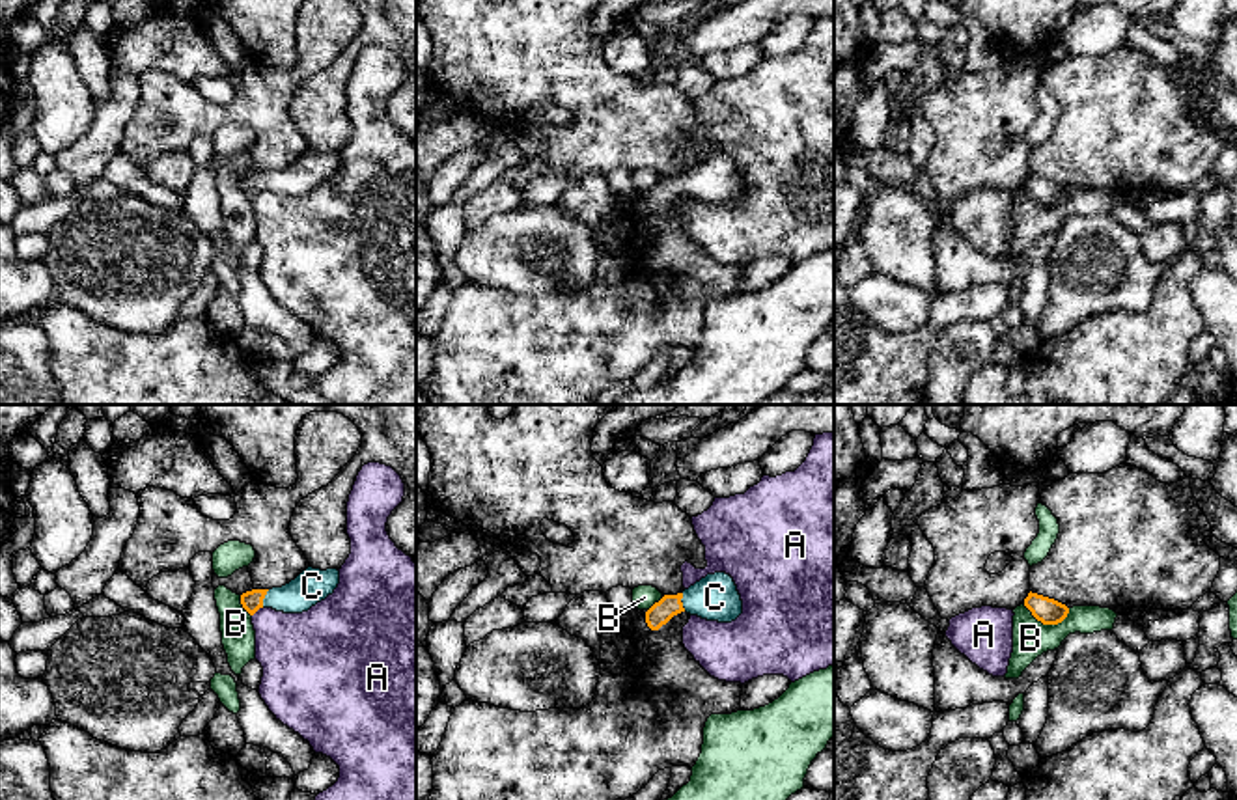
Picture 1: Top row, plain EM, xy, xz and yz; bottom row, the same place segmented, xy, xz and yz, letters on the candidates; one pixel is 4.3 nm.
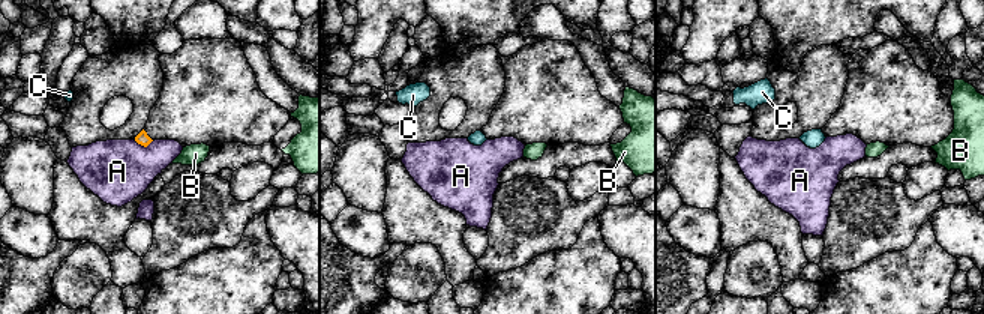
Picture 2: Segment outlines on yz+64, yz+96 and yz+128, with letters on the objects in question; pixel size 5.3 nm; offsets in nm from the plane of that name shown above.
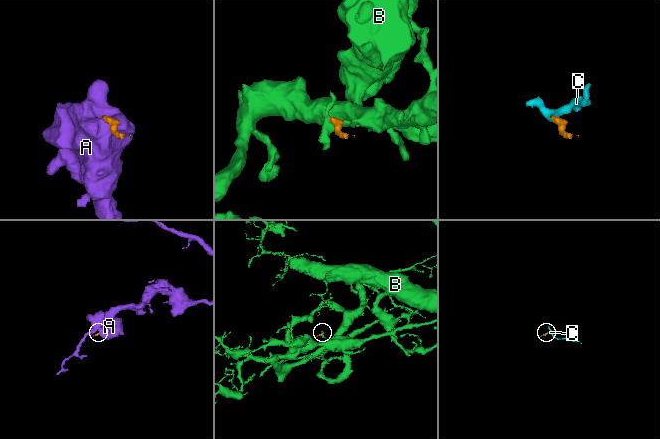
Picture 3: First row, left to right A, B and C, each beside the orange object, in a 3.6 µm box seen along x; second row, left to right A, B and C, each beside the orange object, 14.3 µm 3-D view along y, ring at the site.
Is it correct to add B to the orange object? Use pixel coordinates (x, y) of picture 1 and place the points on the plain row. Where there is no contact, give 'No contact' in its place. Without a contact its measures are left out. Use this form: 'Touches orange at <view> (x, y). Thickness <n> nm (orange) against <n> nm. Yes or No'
Touches orange at yz (1045, 206). Thickness 110 nm (orange) against 160 nm. No

